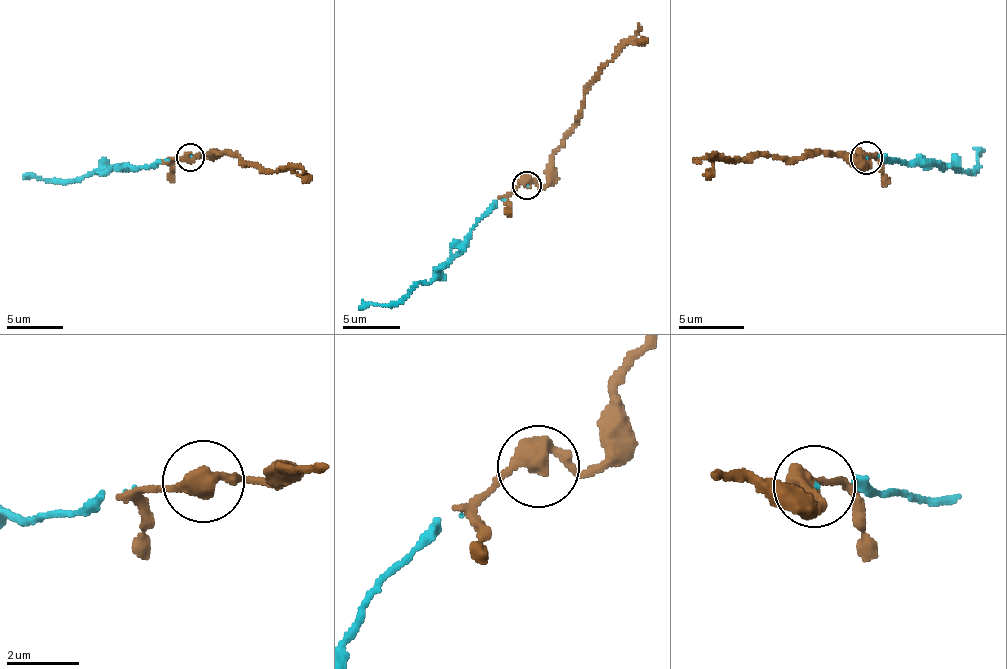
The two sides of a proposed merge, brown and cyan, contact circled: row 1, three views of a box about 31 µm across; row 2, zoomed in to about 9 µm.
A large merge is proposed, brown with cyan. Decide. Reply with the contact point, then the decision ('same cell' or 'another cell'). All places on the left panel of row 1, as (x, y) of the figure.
place (190, 157); another cell

